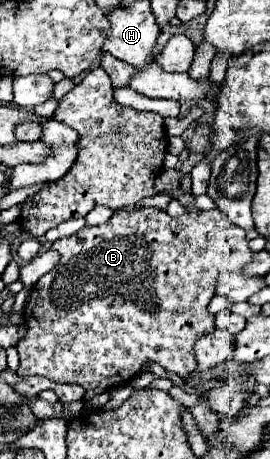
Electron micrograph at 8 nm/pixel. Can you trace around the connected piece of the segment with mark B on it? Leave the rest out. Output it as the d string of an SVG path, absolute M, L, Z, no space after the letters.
M142 207L138 211L118 211L114 213L114 217L110 221L106 221L104 225L84 225L78 233L70 235L70 237L62 237L58 241L54 241L52 249L56 249L60 253L60 263L46 273L44 277L38 279L38 283L32 287L32 295L24 307L24 325L26 325L26 337L16 345L18 355L20 355L20 369L18 369L18 377L26 379L30 375L40 375L46 377L50 381L56 383L76 383L82 385L86 391L102 387L102 389L112 389L112 387L120 387L118 385L118 375L124 381L130 381L132 377L136 377L142 367L146 363L158 363L164 369L186 377L188 373L192 373L196 369L196 355L194 355L194 343L204 335L214 331L214 315L208 313L208 303L212 301L212 297L216 295L216 279L220 273L238 273L242 271L250 261L252 261L252 251L248 247L248 239L246 239L246 231L240 229L238 225L234 225L226 213L222 213L220 209L214 211L200 211L200 213L192 213L186 211L180 217L170 217L166 211L160 209L152 209L152 207Z

